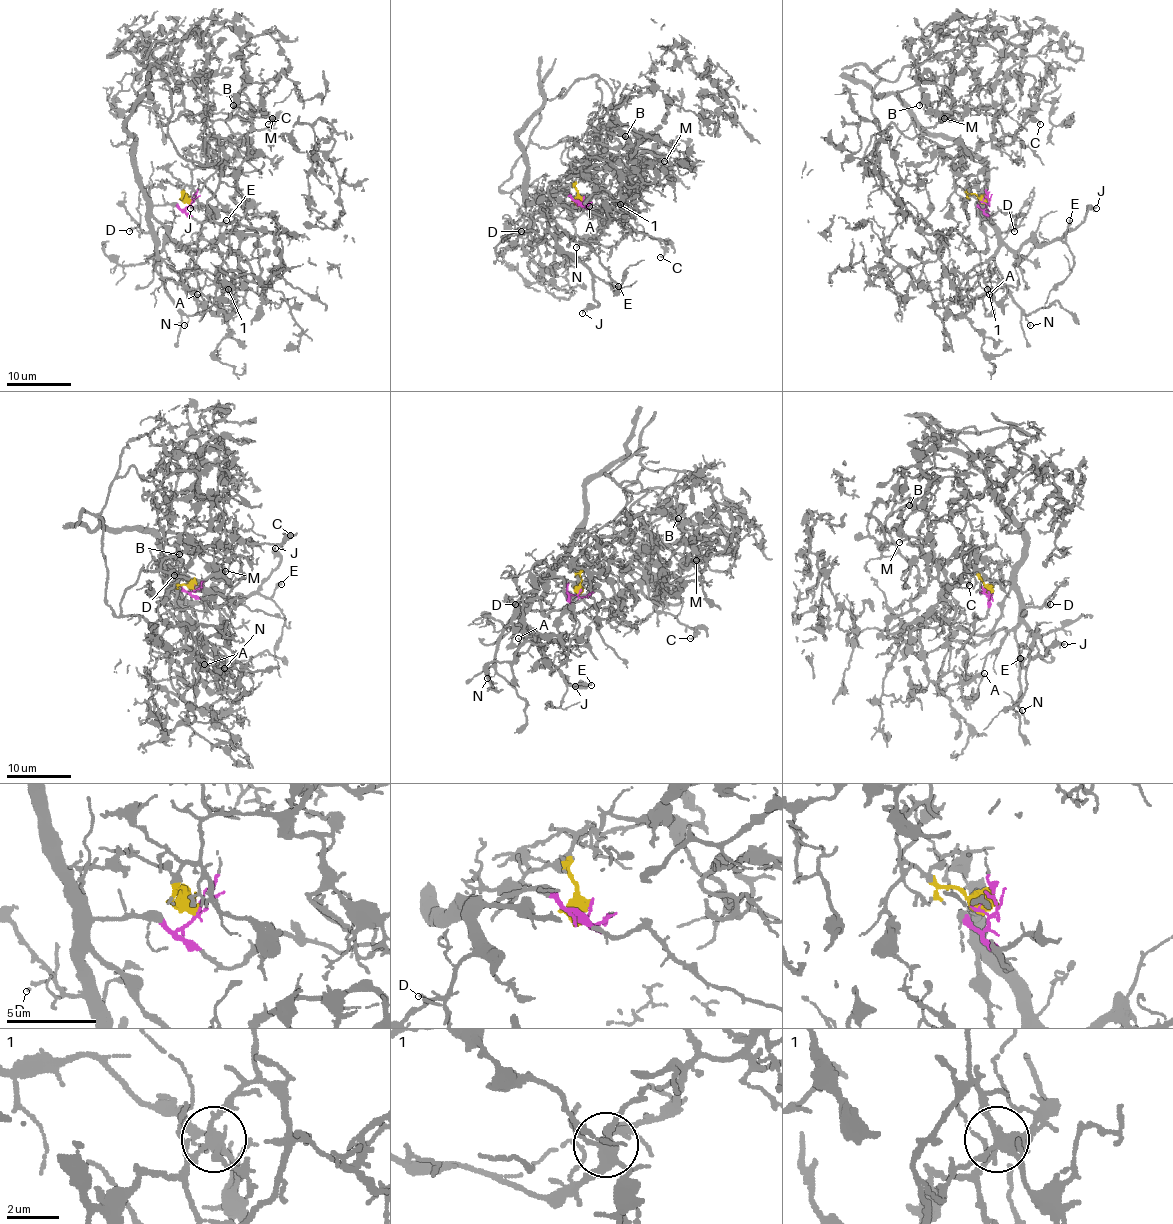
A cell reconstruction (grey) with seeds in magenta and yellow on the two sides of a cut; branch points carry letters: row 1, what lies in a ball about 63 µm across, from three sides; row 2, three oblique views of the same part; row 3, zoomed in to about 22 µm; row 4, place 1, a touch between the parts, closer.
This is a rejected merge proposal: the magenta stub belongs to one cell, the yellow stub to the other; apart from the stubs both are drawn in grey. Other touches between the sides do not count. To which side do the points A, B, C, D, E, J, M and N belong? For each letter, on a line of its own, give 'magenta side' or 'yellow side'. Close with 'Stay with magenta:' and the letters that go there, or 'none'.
A: yellow side
B: yellow side
C: yellow side
D: magenta side
E: magenta side
J: magenta side
M: yellow side
N: magenta side
Stay with magenta: D, E, J, N

